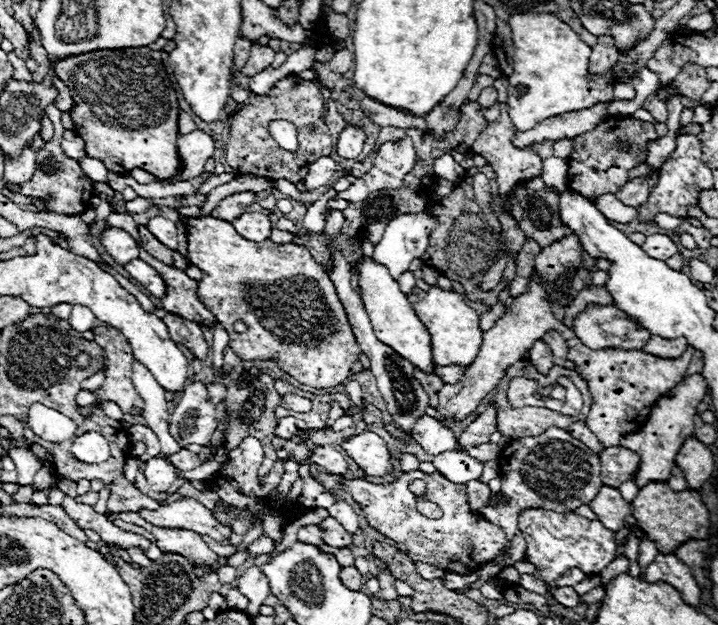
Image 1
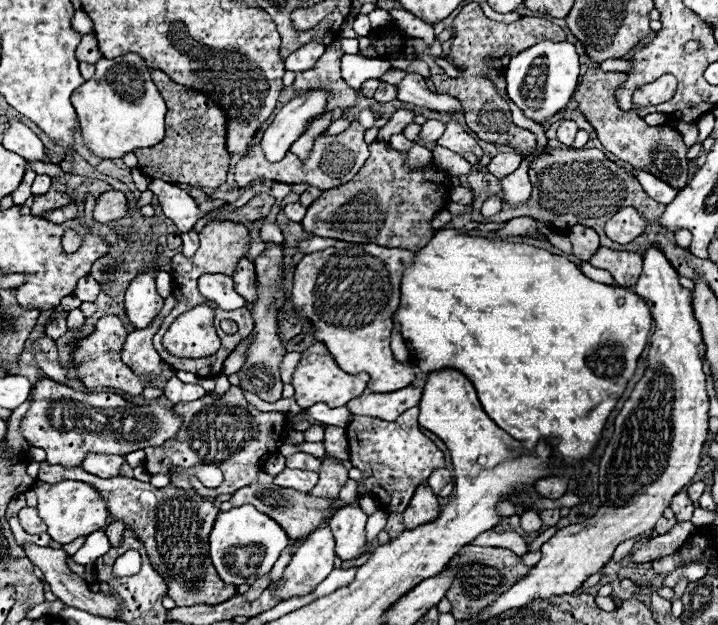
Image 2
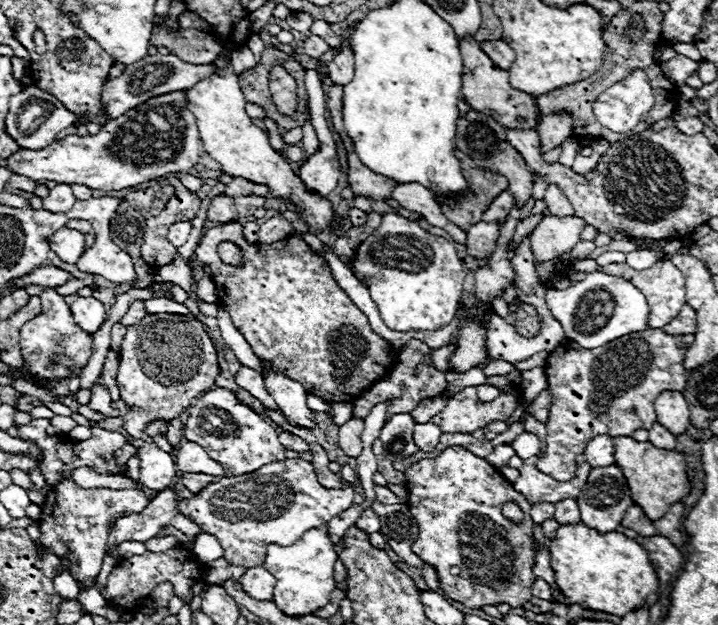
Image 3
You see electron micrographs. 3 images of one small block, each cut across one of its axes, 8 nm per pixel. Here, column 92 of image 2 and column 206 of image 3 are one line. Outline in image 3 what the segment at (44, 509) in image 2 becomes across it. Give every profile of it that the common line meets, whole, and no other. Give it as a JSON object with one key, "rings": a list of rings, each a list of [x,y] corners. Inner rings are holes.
{"rings":[[[284,460],[262,466],[254,474],[224,476],[206,486],[198,496],[180,500],[180,510],[196,522],[204,532],[214,534],[222,548],[224,558],[236,566],[262,566],[264,542],[288,546],[296,542],[306,530],[322,528],[330,518],[352,506],[354,490],[350,486],[324,488],[314,472],[312,462]]]}

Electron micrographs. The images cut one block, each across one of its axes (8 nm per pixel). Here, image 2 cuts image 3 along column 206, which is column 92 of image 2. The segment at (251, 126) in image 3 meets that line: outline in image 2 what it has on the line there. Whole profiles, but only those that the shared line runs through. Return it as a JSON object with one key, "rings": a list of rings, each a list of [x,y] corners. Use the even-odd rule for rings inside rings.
{"rings":[[[126,54],[126,56],[114,58],[114,60],[100,58],[96,62],[96,74],[94,74],[94,78],[86,80],[72,94],[72,104],[74,104],[76,114],[78,114],[84,146],[92,154],[96,154],[98,158],[102,158],[102,160],[122,158],[124,154],[134,152],[138,148],[150,148],[150,146],[158,144],[164,138],[166,104],[164,104],[158,88],[154,86],[154,82],[150,82],[150,72],[148,72],[146,62],[142,62],[142,58],[136,58],[134,54]]]}

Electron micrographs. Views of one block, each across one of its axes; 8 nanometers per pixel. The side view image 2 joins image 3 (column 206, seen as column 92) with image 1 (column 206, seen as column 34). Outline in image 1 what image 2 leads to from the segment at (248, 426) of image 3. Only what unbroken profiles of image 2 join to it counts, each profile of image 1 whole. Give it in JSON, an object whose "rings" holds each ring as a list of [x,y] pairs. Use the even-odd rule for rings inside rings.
{"rings":[[[192,382],[184,388],[172,416],[170,416],[170,434],[174,440],[184,448],[186,444],[200,444],[210,446],[210,438],[216,432],[216,406],[208,398],[208,390],[204,382]]]}

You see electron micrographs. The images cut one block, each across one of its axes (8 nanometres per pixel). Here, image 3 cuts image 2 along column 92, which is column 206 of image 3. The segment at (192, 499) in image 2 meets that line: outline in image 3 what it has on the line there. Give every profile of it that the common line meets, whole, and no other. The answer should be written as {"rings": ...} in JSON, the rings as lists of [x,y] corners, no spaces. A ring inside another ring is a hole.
{"rings":[[[184,472],[182,474],[182,484],[192,492],[198,494],[198,490],[202,490],[202,486],[208,486],[210,482],[214,482],[218,478],[208,476],[208,474],[194,474],[194,472]]]}

